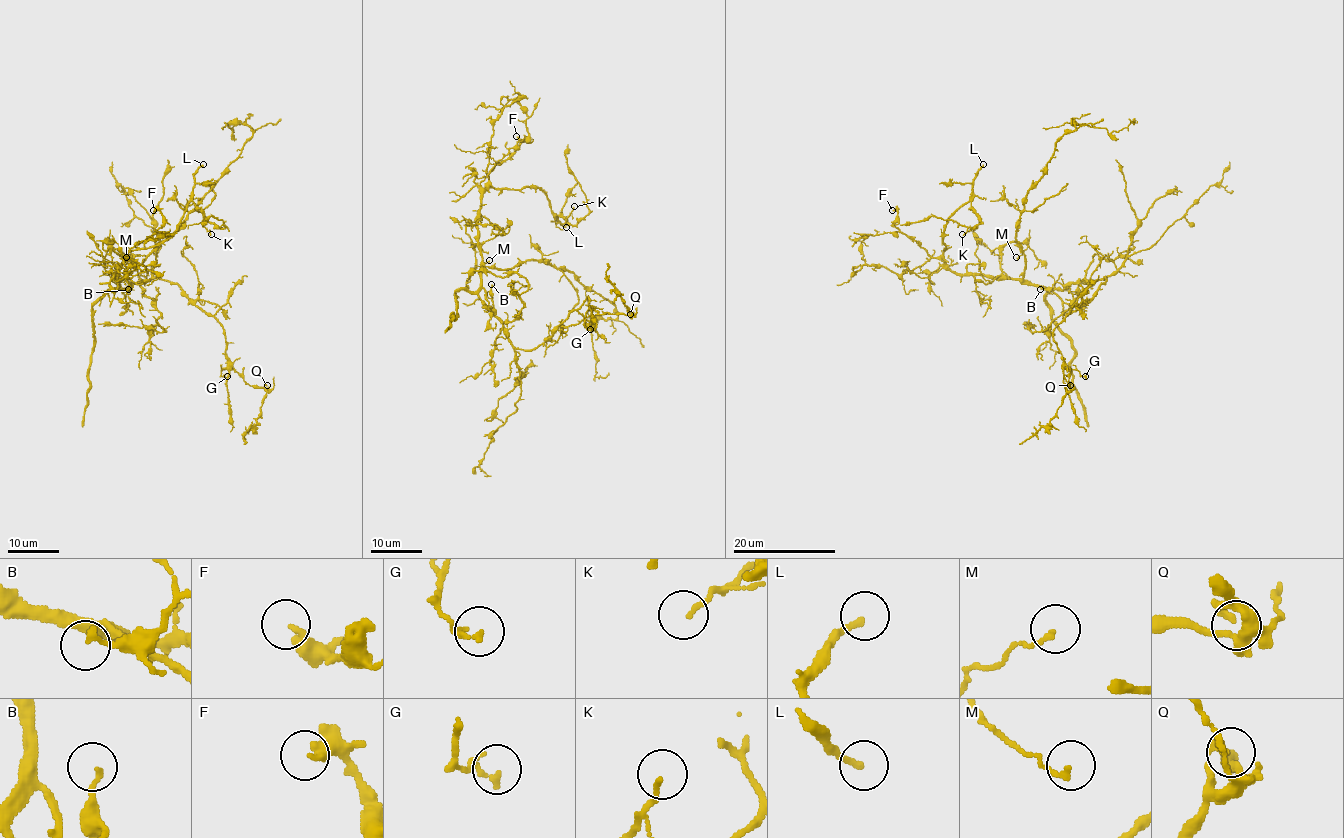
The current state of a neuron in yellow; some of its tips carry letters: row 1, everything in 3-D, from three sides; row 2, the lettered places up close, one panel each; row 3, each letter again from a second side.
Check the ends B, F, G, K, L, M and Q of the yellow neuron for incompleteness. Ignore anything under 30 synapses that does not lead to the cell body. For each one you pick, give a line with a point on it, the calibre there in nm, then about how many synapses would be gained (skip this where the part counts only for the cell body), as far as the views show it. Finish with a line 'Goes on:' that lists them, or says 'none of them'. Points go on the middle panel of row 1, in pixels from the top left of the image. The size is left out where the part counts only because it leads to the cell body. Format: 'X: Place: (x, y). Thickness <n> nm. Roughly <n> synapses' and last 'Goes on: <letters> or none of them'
L: Place: (566, 227). Thickness 190 nm. Roughly 90 synapses
Goes on: L

